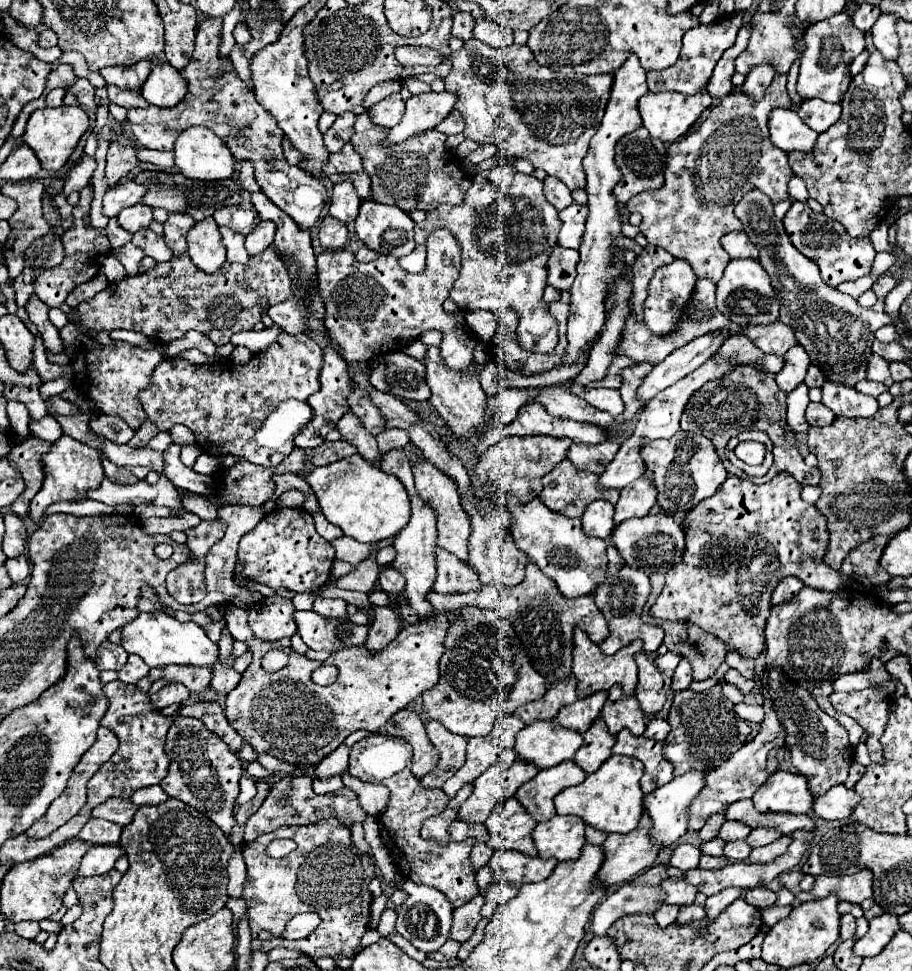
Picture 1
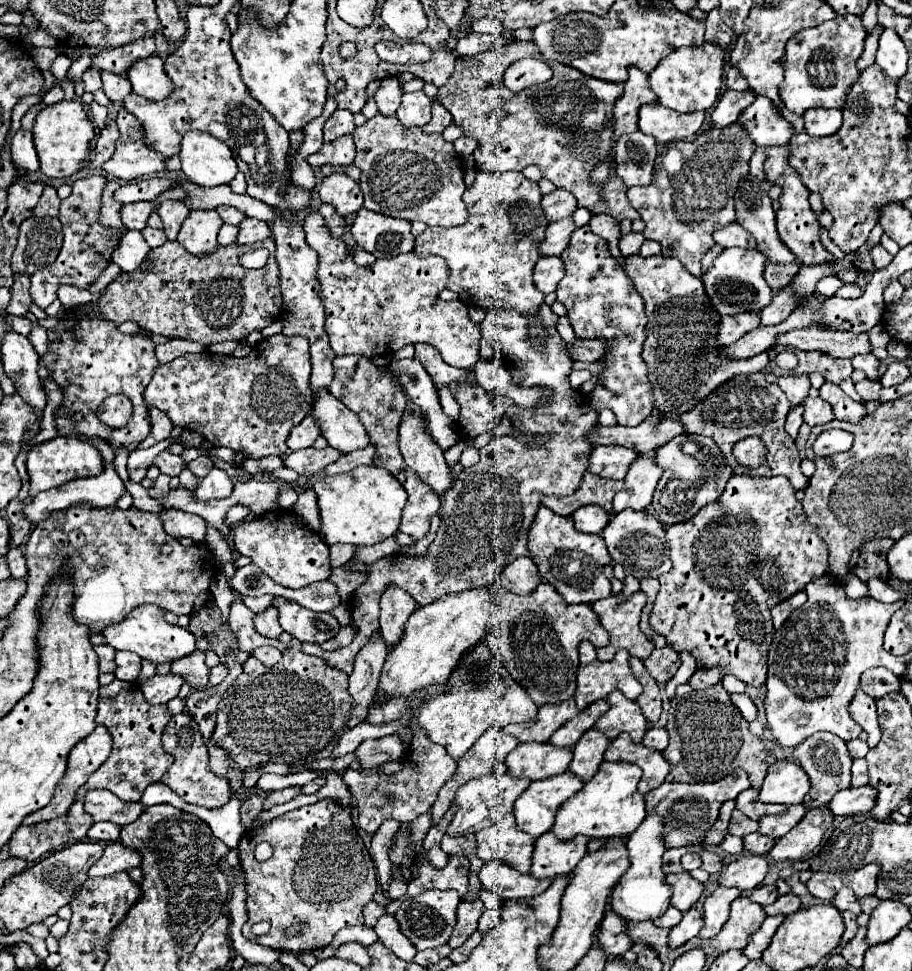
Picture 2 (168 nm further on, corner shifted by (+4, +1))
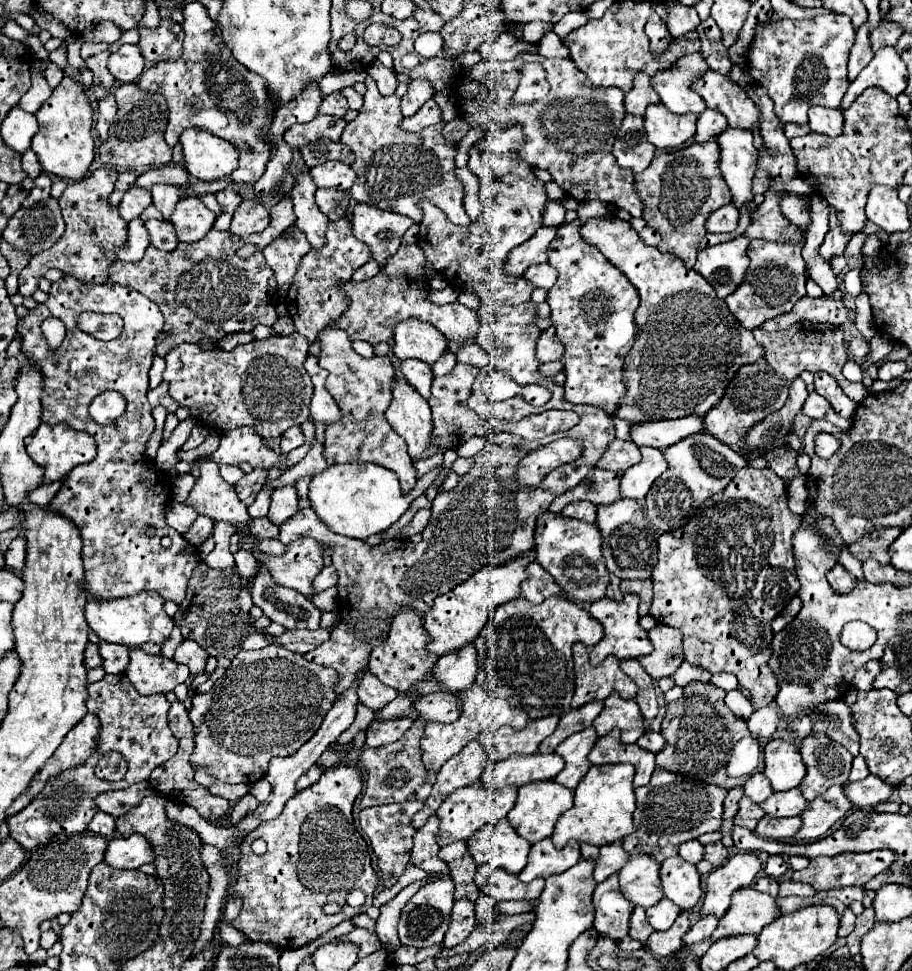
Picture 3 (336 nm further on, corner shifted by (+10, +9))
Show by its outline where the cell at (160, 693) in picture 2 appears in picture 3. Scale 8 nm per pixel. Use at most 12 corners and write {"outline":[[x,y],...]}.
{"outline":[[130,649],[126,675],[142,695],[168,693],[190,671],[164,655]]}

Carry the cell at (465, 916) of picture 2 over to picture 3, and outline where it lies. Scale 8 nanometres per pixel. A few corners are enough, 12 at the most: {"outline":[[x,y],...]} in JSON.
{"outline":[[454,903],[444,947],[462,943],[476,927],[474,903]]}

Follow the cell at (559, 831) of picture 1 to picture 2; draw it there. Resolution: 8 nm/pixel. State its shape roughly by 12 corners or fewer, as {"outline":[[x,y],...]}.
{"outline":[[552,831],[534,843],[530,875],[572,873],[586,855],[586,837],[558,841]]}

